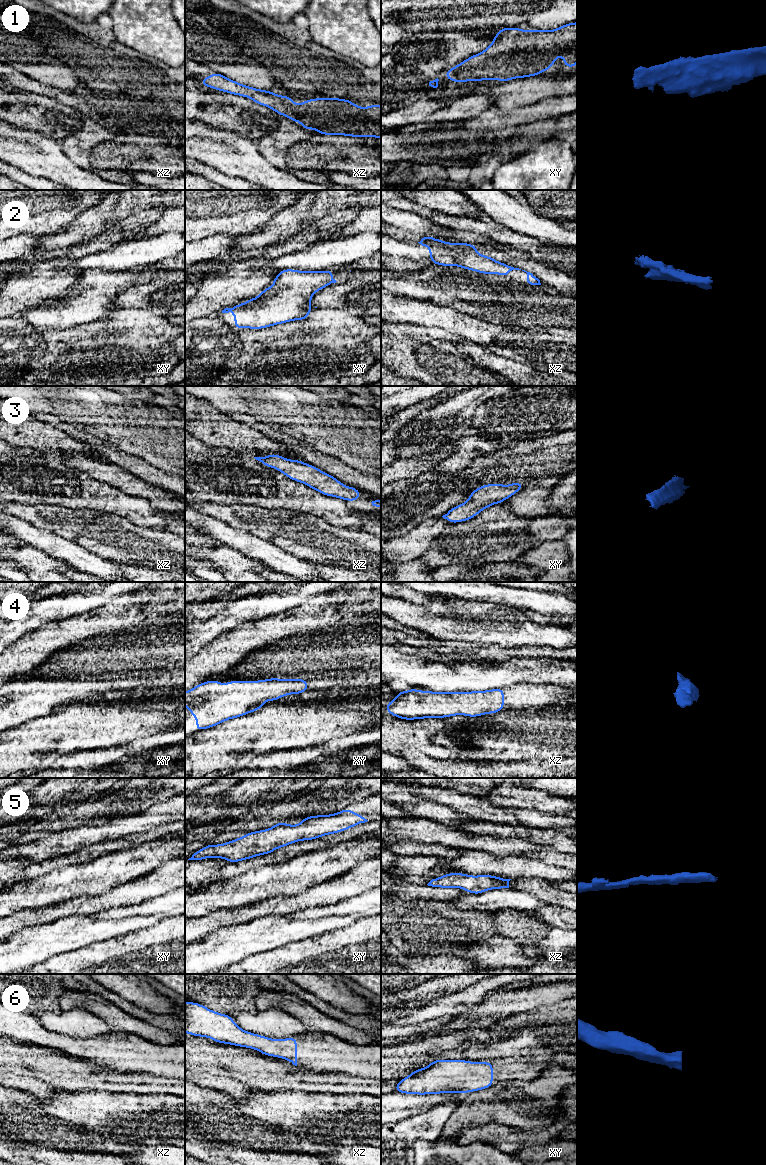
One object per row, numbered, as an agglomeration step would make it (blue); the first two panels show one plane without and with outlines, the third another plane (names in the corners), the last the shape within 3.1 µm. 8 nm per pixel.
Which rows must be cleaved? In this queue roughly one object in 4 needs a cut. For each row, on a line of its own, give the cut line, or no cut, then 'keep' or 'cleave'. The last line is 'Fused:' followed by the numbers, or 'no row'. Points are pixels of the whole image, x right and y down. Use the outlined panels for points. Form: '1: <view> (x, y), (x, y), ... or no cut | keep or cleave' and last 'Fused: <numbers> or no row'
1: no cut | keep
2: no cut | keep
3: no cut | keep
4: no cut | keep
5: no cut | keep
6: no cut | keep
Fused: no row

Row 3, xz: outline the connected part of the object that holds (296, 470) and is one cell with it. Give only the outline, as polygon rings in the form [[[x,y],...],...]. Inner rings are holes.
[[[273,453],[254,458],[264,466],[274,468],[291,480],[303,483],[323,495],[345,501],[357,501],[361,496],[360,490],[357,488],[345,487],[342,482],[332,475],[300,460],[290,460]]]

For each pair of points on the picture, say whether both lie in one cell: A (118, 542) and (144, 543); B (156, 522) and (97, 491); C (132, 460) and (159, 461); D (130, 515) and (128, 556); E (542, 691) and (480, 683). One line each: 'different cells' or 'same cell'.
A: same cell
B: same cell
C: different cells
D: different cells
E: different cells

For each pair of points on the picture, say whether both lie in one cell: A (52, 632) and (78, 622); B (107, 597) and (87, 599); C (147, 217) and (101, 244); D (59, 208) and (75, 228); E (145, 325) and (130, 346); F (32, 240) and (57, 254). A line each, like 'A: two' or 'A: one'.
A: one
B: one
C: one
D: two
E: one
F: two

